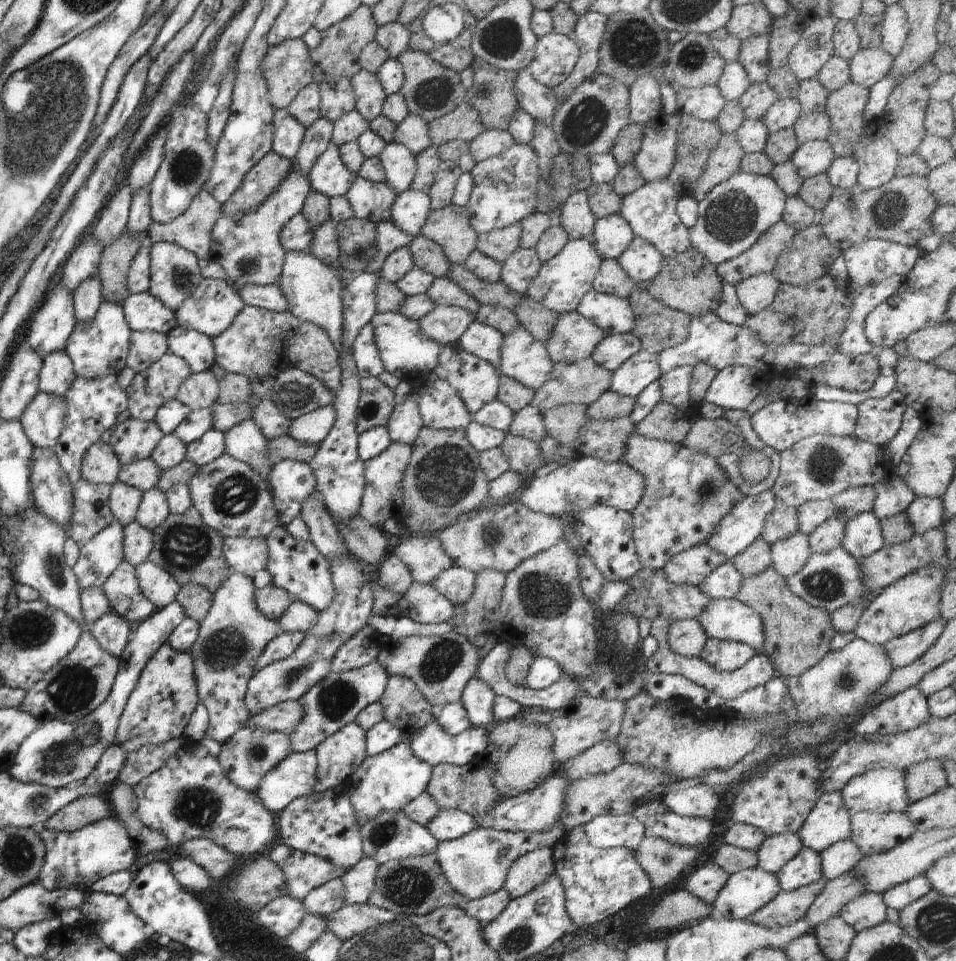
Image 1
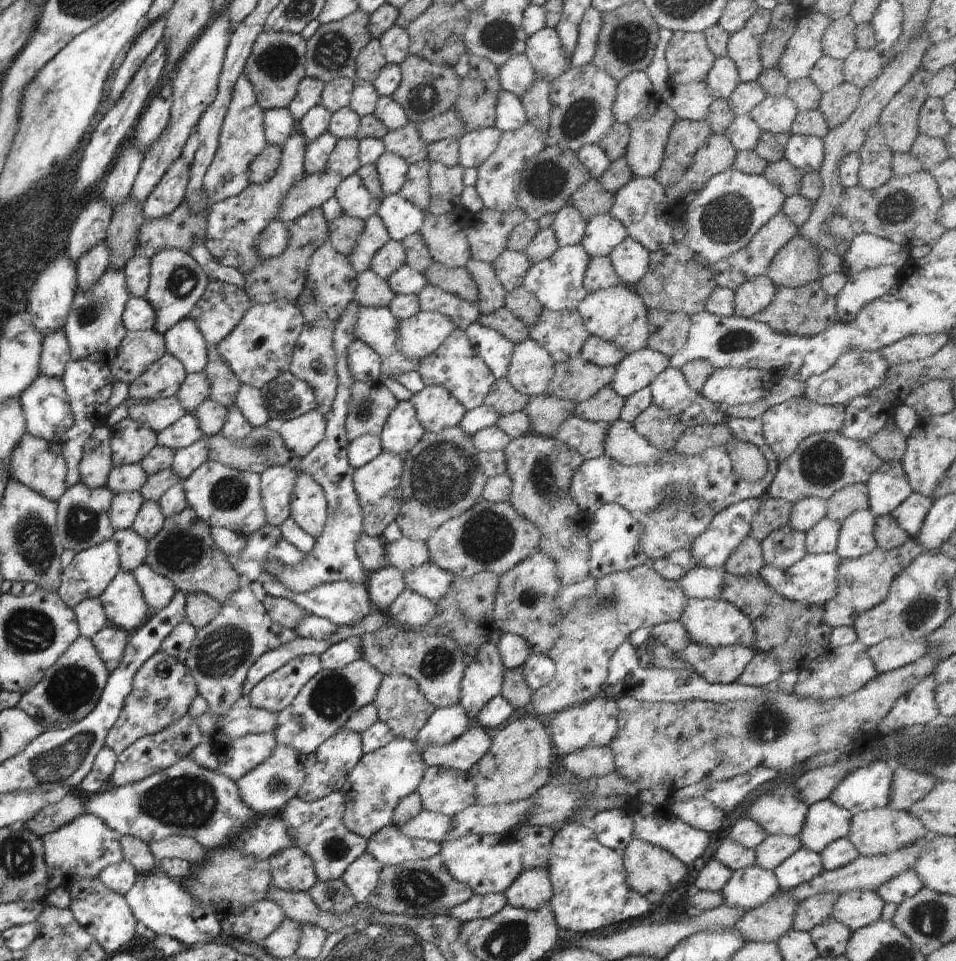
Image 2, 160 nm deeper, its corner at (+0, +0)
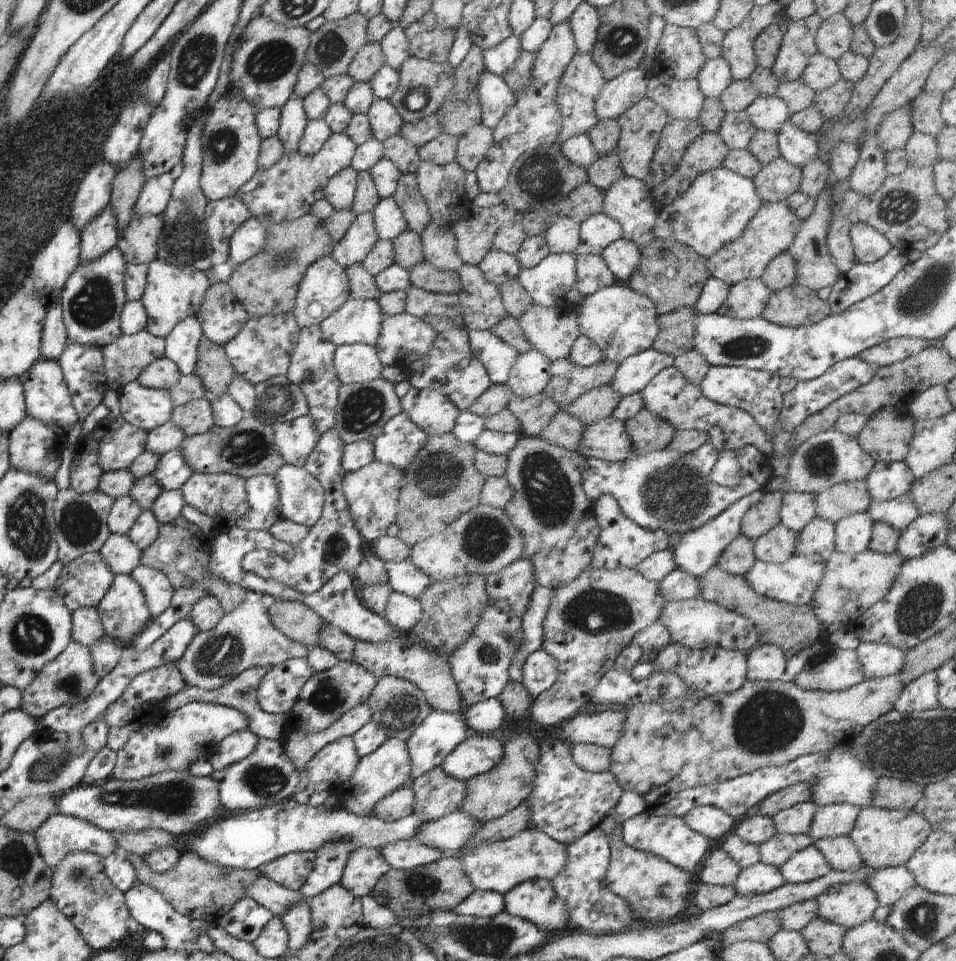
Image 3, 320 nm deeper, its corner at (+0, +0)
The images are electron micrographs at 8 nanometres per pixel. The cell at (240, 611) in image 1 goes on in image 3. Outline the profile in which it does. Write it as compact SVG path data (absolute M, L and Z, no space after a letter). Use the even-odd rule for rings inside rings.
M257 596L244 601L209 631L198 632L187 646L182 658L175 663L187 685L214 690L246 669L270 667L290 659L307 658L310 648L290 640L272 623L269 612Z

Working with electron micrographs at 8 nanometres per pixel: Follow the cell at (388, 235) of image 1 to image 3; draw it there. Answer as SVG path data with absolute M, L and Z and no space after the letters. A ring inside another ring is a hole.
M362 213L352 221L341 242L333 245L331 257L342 268L361 264L378 240L372 213Z

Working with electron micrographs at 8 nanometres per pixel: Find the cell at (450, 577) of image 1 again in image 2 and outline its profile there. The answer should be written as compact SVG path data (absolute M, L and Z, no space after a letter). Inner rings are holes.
M432 563L423 564L402 574L406 589L435 602L450 590L456 578L451 572Z

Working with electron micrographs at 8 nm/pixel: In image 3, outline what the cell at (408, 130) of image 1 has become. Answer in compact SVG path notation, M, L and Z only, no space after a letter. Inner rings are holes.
M399 134L383 142L383 158L392 161L402 175L416 172L419 162L422 161L417 150Z

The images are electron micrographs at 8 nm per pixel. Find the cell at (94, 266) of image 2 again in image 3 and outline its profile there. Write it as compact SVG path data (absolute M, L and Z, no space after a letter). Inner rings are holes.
M108 204L83 226L80 263L100 258L105 252L117 246L119 239L117 224L114 211Z

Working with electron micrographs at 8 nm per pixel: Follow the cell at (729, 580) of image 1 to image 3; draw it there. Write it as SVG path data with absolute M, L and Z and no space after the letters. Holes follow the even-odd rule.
M676 567L669 572L659 583L661 595L668 601L695 599L700 594L700 585L697 577Z

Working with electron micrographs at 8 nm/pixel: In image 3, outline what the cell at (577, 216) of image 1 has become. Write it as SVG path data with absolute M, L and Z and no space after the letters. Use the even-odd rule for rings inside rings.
M559 217L544 233L549 252L554 253L575 253L576 247L580 244L580 225L574 219Z

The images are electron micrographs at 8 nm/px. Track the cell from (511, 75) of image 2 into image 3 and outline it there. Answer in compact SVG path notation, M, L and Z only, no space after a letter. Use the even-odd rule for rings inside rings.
M512 34L496 46L481 50L484 66L498 76L505 75L515 65L521 50L519 37Z

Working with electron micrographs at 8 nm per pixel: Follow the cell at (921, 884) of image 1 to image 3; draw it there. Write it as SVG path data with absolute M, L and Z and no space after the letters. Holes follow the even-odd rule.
M905 865L872 869L865 880L876 893L880 907L893 905L907 890L916 885L915 876Z

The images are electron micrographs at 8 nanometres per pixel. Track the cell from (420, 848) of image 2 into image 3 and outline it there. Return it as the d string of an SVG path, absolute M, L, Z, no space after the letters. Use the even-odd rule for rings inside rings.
M414 837L392 844L386 843L378 850L392 869L401 871L432 864L445 856L439 850L420 844Z

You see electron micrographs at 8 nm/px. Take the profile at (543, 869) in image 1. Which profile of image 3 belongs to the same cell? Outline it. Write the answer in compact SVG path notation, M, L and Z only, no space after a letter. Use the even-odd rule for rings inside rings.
M549 880L524 881L503 897L506 912L535 924L541 931L558 932L570 925L568 905L557 896Z

